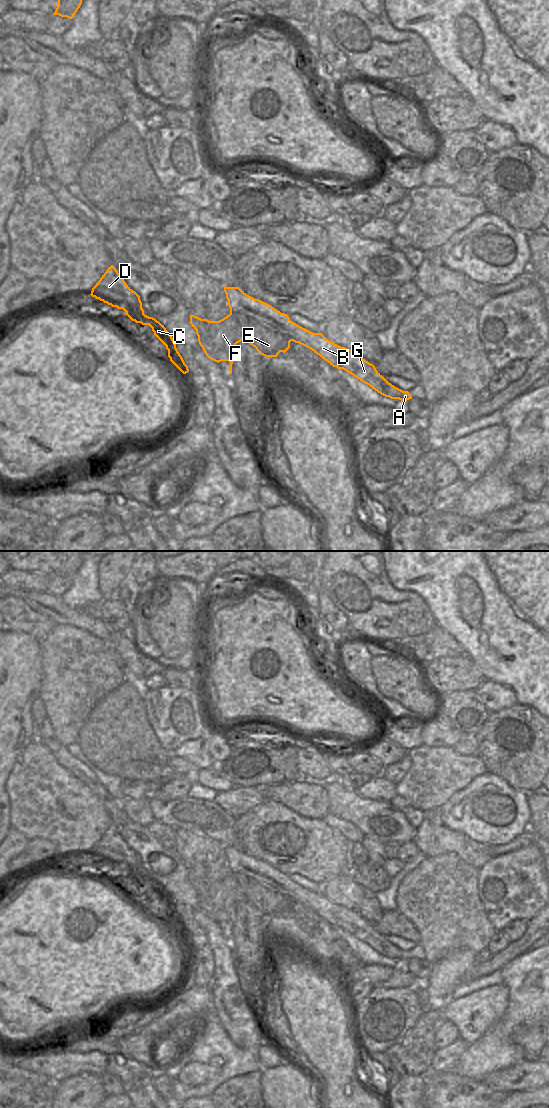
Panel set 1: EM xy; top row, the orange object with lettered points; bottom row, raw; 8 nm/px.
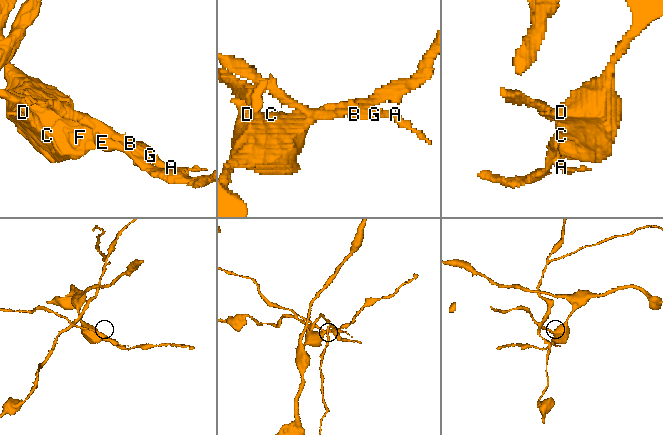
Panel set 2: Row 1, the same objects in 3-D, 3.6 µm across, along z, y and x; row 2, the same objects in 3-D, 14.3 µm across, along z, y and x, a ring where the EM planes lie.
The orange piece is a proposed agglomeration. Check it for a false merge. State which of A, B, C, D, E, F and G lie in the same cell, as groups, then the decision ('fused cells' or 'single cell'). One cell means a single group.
A B G / C D E F; fused cells

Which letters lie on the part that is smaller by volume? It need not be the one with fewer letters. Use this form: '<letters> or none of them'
A, B, G

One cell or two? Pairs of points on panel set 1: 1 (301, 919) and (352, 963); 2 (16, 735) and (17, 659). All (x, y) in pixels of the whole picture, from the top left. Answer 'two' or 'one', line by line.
1: one
2: one

